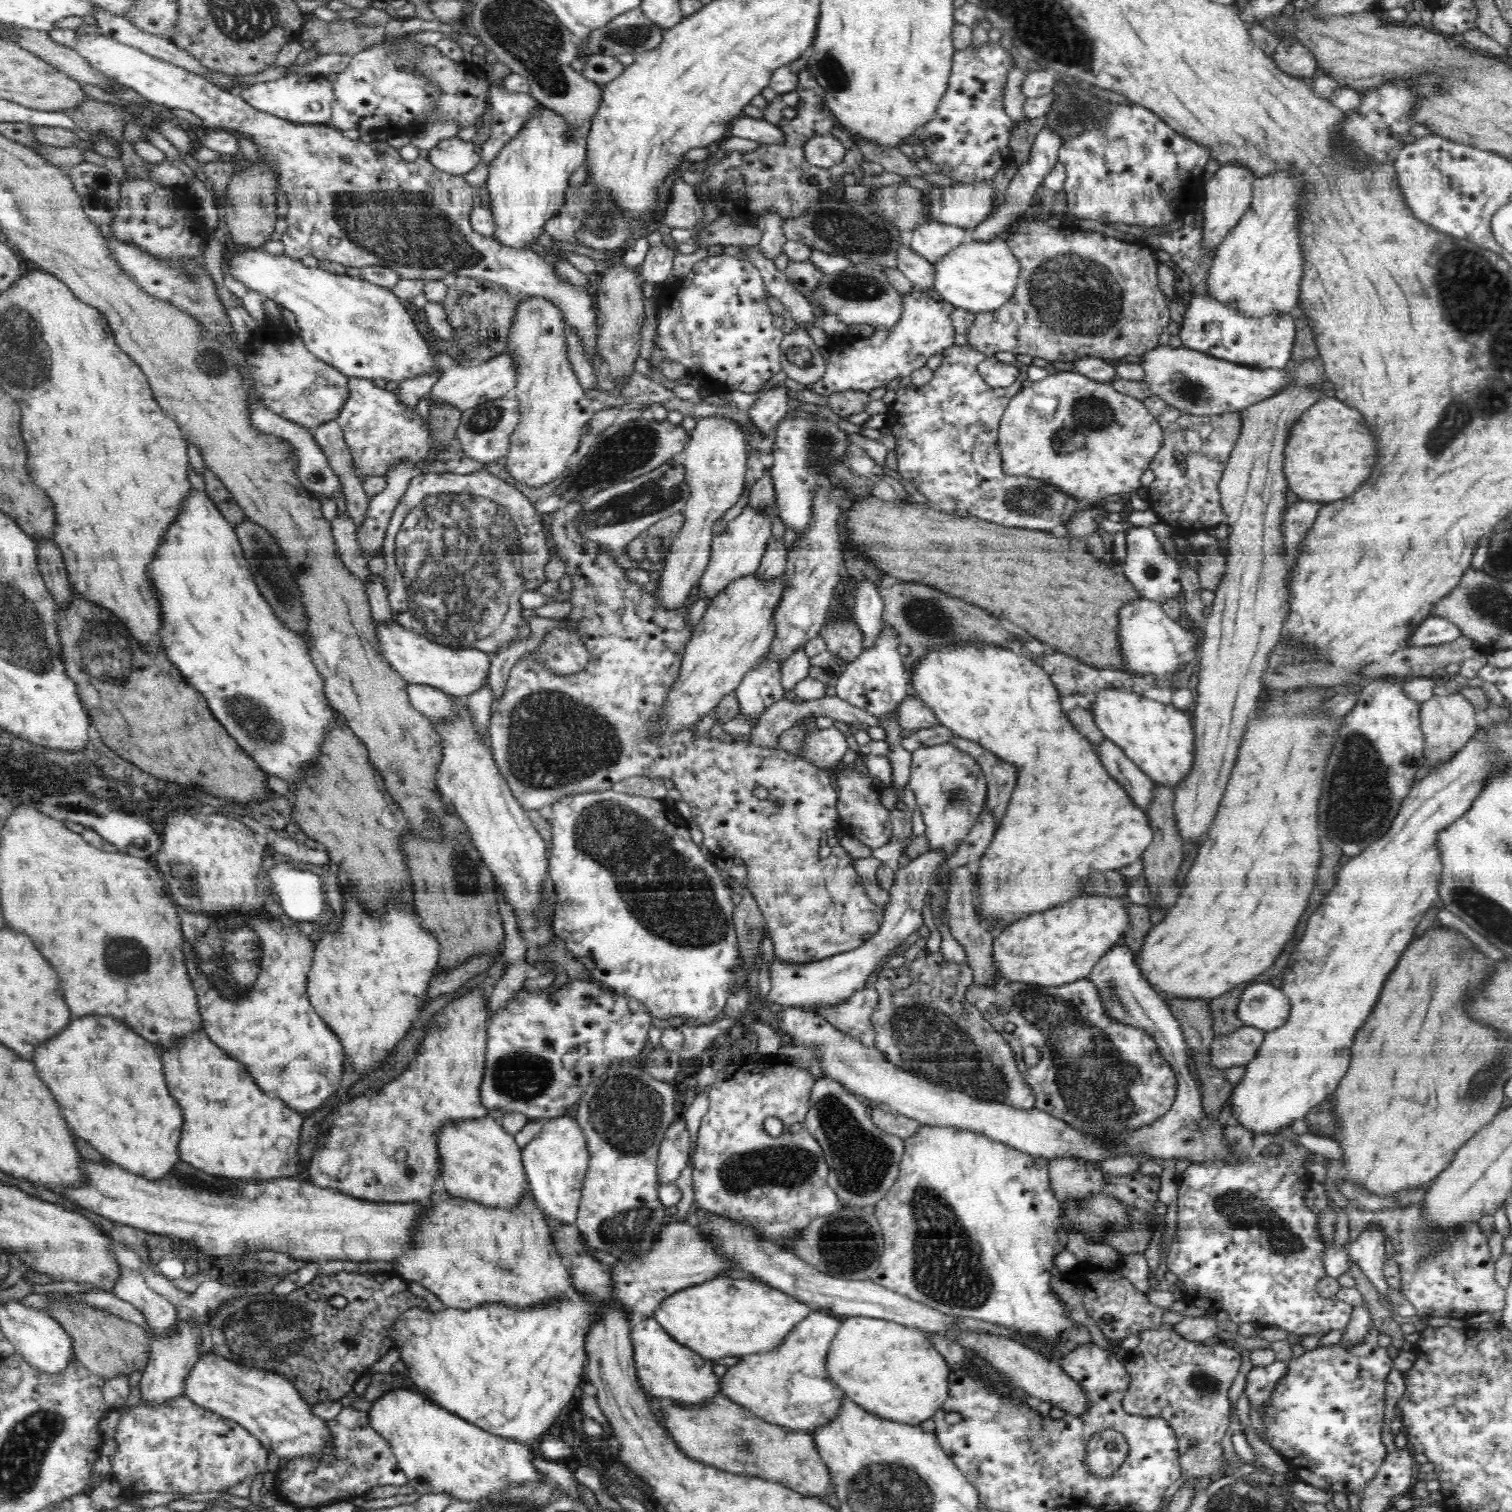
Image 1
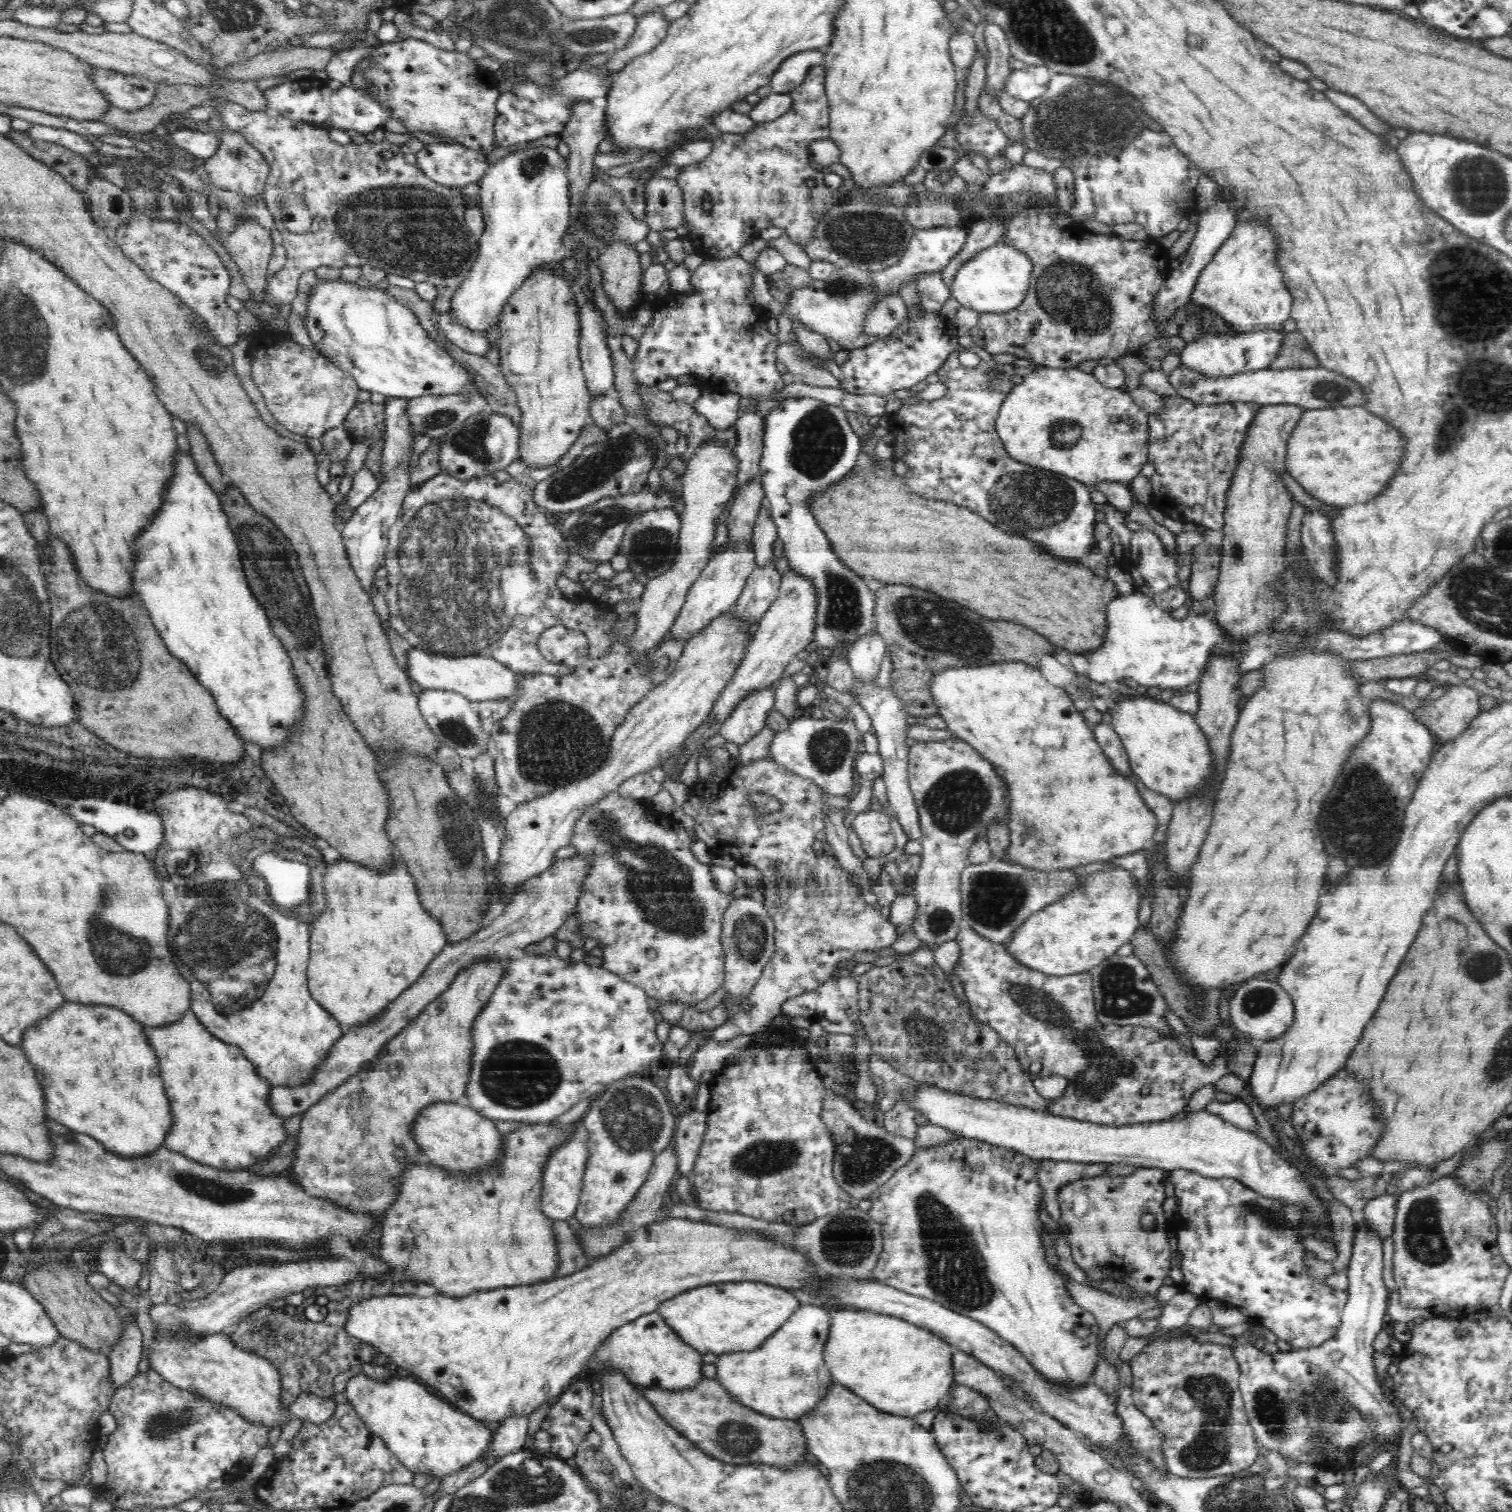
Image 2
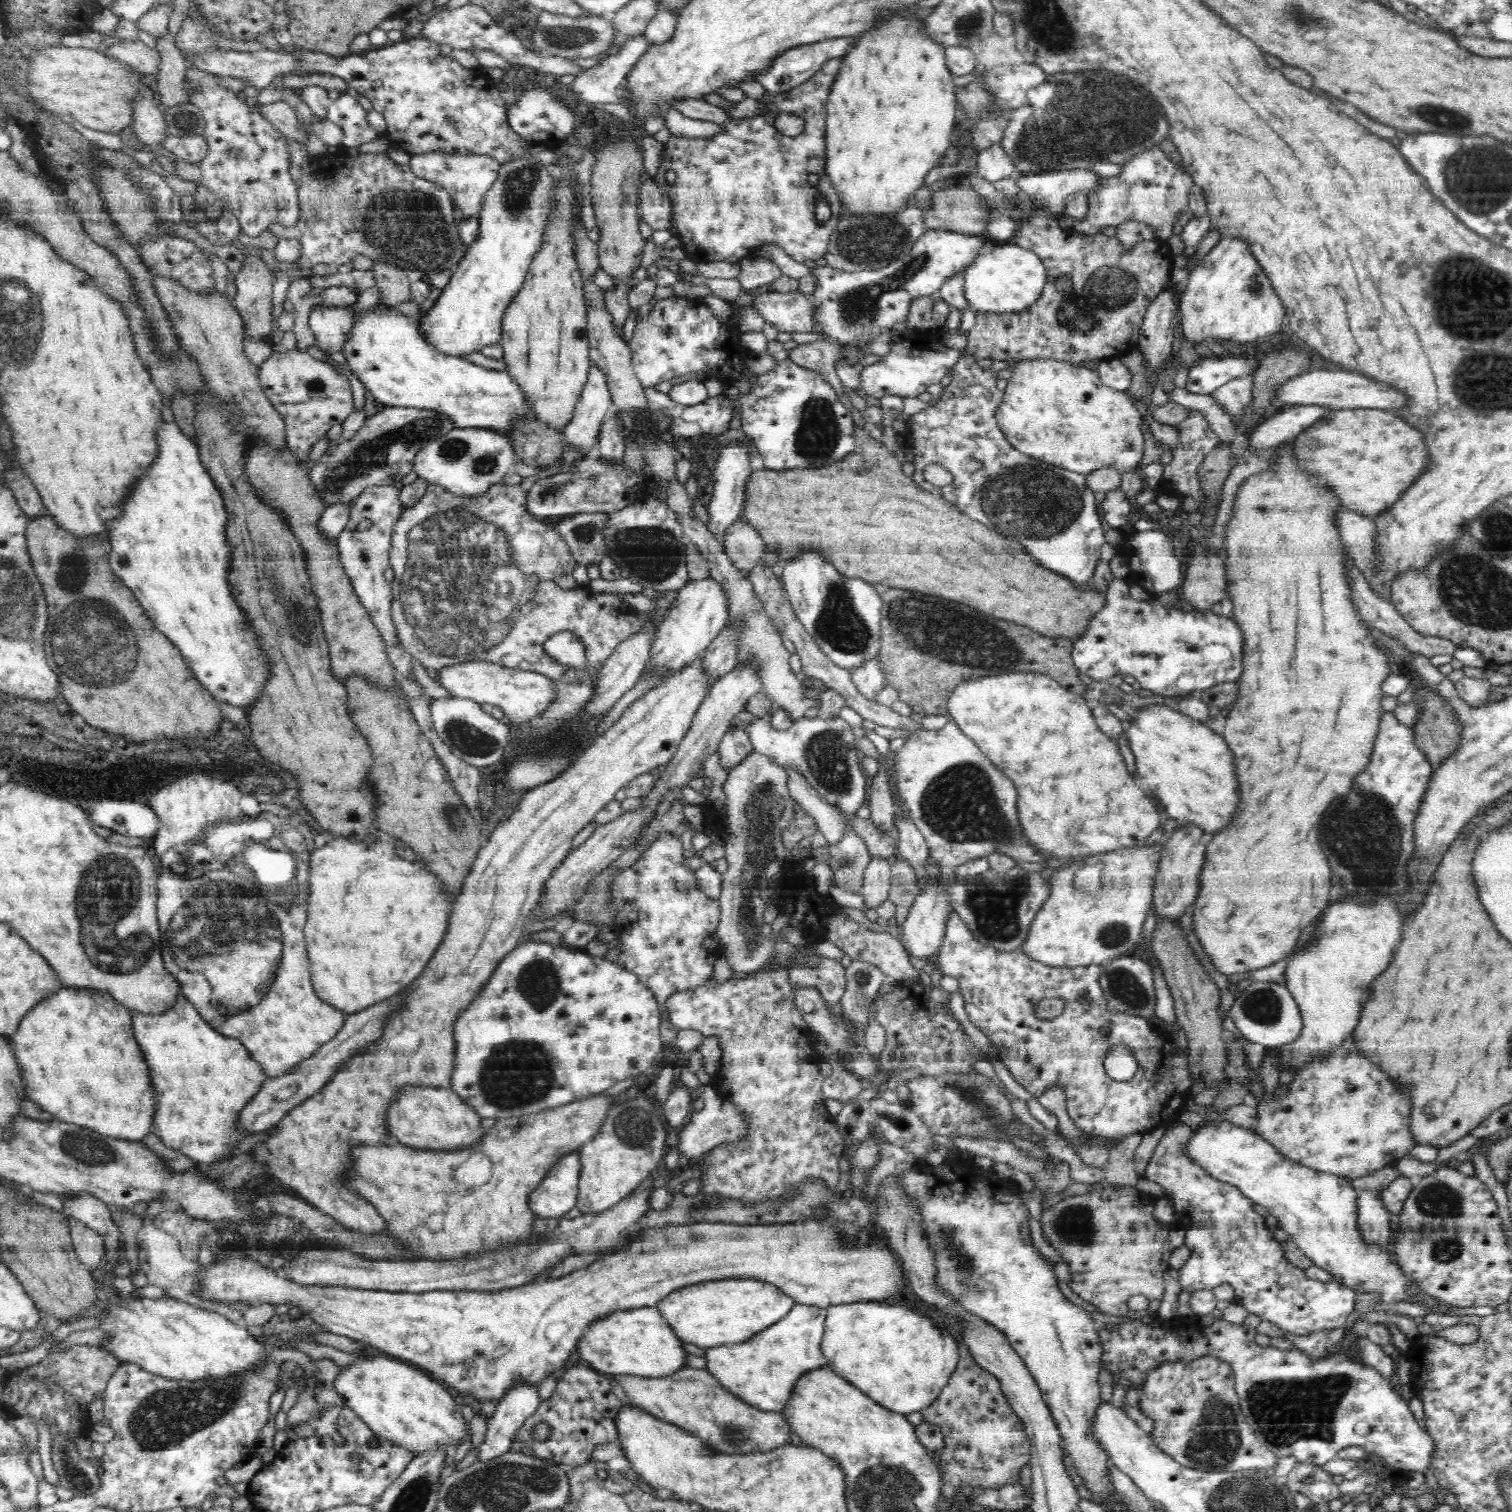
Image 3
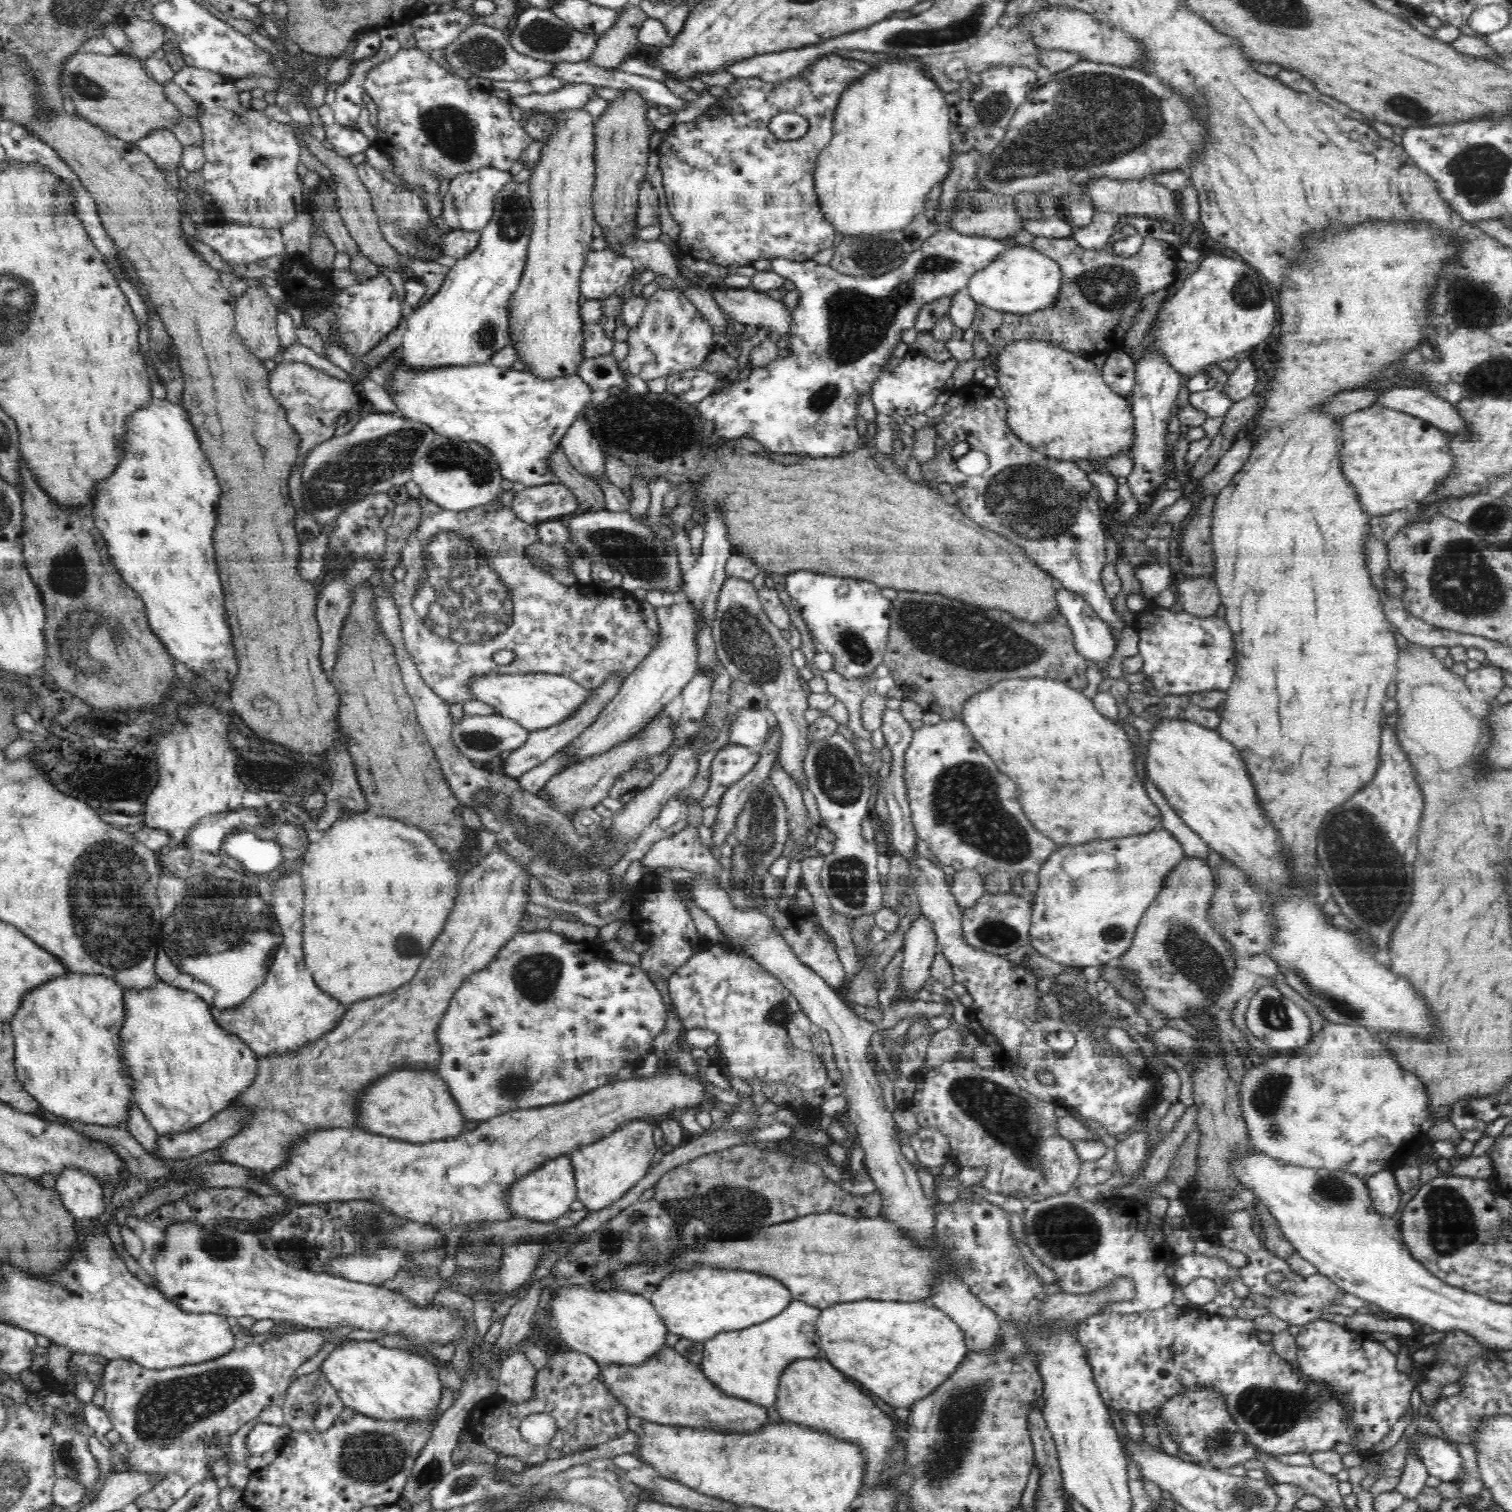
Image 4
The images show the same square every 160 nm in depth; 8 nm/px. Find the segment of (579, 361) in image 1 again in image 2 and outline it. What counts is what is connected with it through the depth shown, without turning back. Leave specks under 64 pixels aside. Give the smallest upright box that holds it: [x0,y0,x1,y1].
[590,384,626,432]

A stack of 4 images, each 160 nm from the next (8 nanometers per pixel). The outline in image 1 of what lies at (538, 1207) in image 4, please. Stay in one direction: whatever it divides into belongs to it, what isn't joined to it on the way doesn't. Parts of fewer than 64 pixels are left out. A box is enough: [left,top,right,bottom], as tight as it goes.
[521,1115,589,1225]

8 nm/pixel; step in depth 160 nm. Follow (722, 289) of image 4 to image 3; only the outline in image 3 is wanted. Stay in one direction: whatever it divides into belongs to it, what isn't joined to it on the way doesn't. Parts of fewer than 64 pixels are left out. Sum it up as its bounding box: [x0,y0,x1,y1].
[754,290,815,332]

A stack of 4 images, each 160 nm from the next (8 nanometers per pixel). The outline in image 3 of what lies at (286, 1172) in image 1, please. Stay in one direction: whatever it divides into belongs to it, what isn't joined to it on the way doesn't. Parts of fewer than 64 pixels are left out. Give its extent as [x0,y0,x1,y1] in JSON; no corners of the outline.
[132,993,267,1165]

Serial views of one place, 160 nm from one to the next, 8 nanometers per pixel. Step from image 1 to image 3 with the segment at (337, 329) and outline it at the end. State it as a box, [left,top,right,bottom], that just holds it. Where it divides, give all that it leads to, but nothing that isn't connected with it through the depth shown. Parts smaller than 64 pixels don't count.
[341,307,538,438]

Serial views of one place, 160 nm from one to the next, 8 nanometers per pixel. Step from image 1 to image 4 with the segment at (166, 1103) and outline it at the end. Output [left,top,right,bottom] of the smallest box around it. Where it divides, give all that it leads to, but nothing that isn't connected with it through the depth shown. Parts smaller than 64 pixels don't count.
[10,972,133,1128]

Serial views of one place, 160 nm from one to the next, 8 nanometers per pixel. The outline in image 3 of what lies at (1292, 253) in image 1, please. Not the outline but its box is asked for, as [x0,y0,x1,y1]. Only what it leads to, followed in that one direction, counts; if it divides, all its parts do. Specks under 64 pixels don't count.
[1179,238,1286,343]

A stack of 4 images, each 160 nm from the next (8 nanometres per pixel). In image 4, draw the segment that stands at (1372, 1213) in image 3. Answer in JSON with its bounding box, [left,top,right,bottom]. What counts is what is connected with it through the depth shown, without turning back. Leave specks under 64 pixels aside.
[1366,1170,1402,1215]

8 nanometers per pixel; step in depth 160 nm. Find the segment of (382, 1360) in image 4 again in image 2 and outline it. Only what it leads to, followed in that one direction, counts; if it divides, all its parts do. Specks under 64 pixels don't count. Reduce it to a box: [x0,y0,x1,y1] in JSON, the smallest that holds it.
[346,1373,493,1482]

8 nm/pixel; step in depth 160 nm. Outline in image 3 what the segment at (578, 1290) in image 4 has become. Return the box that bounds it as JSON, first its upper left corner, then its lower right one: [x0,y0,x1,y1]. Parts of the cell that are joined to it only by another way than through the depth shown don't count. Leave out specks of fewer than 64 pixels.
[577,1306,686,1376]

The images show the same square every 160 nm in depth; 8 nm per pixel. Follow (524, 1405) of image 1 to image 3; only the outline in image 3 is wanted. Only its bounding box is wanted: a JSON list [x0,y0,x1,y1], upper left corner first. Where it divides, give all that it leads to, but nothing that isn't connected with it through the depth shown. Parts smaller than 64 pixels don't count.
[200,1217,902,1404]

